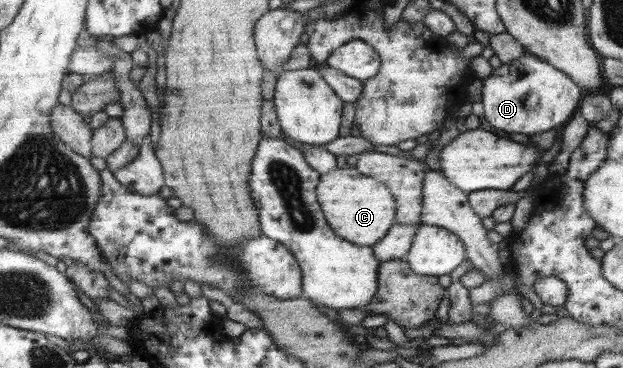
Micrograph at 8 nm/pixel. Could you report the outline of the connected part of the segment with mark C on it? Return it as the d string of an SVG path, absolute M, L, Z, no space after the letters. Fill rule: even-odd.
M335 168L320 175L316 196L332 230L338 236L363 247L372 247L384 238L396 221L396 198L380 180L357 171L357 168Z

